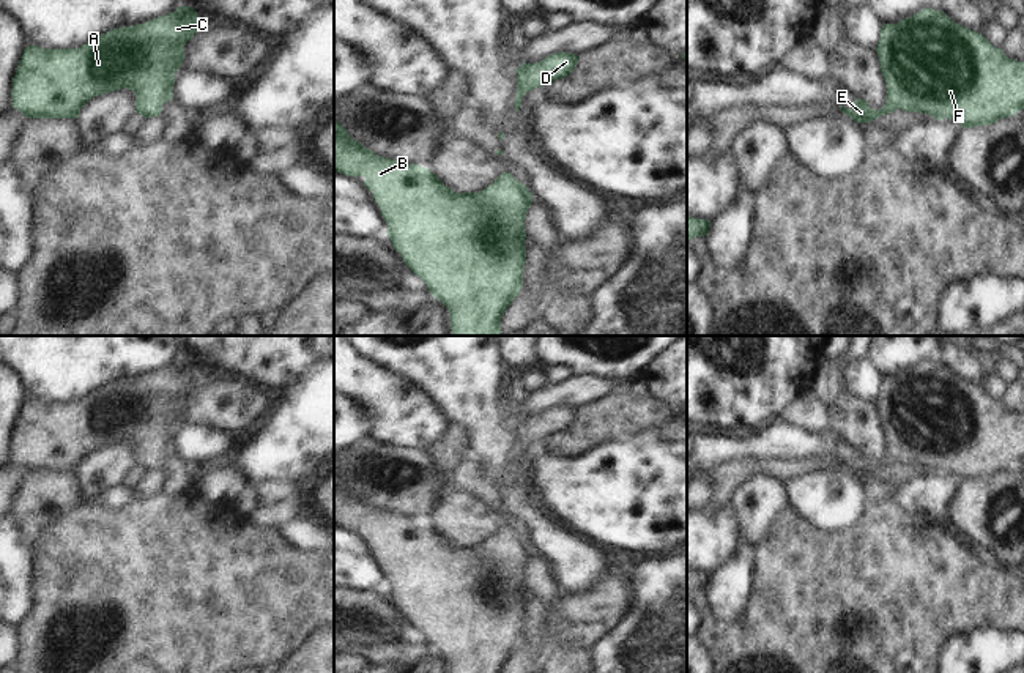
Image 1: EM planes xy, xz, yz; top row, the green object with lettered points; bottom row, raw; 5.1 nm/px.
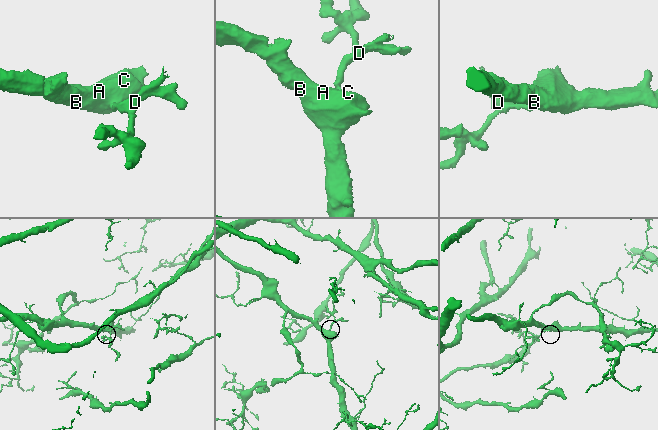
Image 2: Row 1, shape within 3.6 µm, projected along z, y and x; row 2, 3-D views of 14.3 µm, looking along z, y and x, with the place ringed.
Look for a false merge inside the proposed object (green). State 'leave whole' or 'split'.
leave whole

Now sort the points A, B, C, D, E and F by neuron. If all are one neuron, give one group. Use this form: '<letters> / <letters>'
A B C D E F

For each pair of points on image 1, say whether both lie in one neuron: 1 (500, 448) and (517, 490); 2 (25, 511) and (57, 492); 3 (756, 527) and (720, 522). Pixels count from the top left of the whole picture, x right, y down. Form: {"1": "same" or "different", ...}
{"1": "same", "2": "same", "3": "different"}

